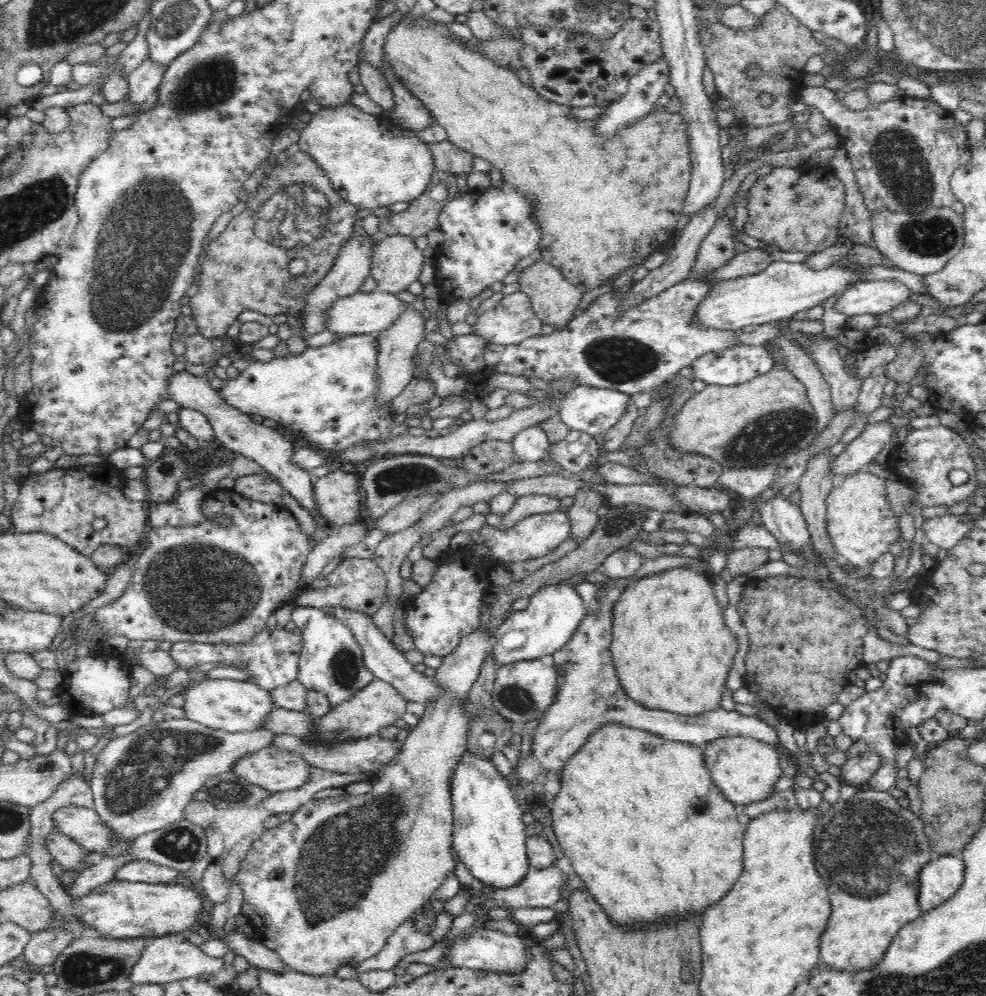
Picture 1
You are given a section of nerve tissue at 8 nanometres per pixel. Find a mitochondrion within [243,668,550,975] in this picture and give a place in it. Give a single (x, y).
(336, 866)

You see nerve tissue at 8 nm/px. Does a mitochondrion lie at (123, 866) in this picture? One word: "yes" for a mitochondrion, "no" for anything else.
no

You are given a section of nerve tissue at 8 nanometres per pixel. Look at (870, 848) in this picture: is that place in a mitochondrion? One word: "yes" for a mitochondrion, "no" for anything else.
yes

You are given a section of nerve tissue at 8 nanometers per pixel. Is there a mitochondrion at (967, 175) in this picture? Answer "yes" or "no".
no

